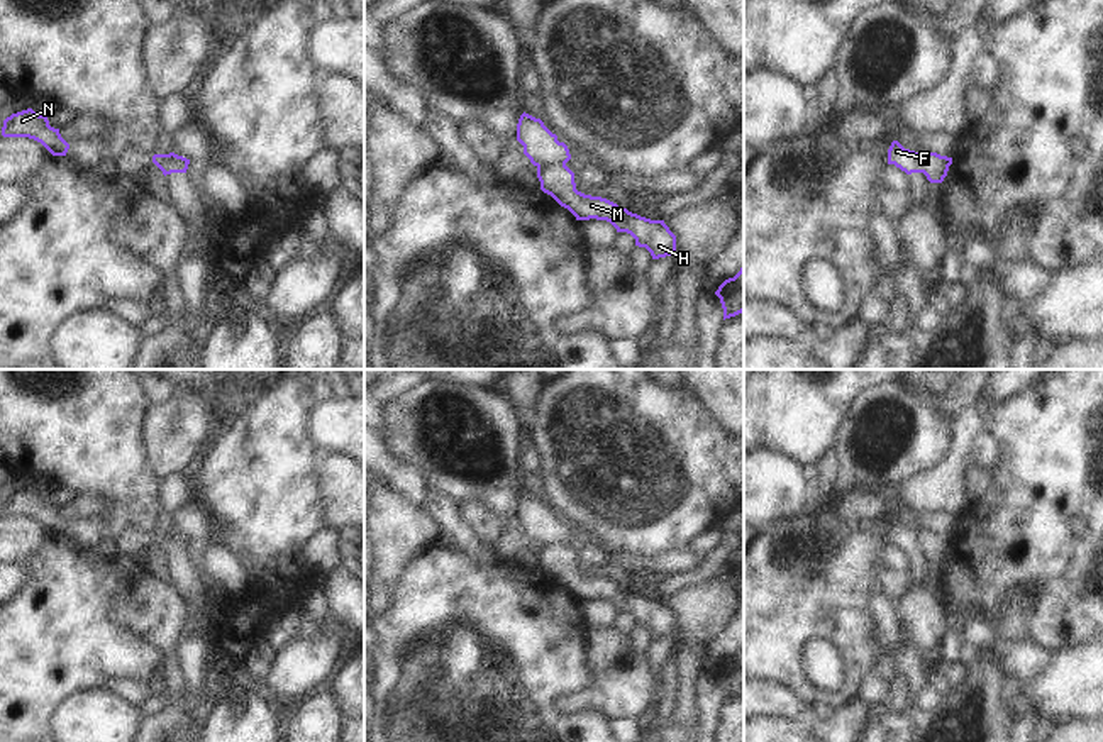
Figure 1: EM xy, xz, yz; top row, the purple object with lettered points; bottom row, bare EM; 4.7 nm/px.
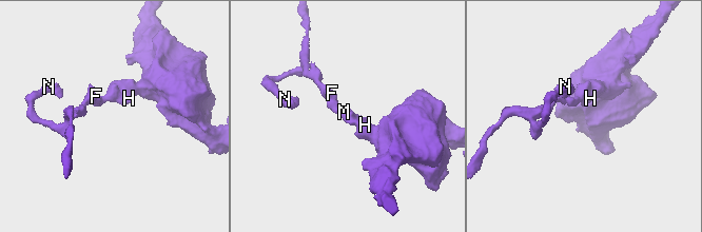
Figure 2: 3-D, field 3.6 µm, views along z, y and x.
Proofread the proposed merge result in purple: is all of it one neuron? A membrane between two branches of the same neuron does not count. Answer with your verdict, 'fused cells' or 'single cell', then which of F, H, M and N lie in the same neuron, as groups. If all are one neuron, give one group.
fused cells; groups F N / H M

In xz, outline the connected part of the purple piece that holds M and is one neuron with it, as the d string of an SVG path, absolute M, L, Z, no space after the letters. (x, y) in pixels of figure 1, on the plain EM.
M566 544L539 545L537 557L540 569L568 588L576 600L596 598L610 601L617 612L630 613L635 625L646 627L652 639L676 635L676 615L664 600L651 600L607 578L578 571L574 552Z

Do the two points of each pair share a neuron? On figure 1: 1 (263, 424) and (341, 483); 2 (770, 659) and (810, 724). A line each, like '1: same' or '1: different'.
1: different
2: different

